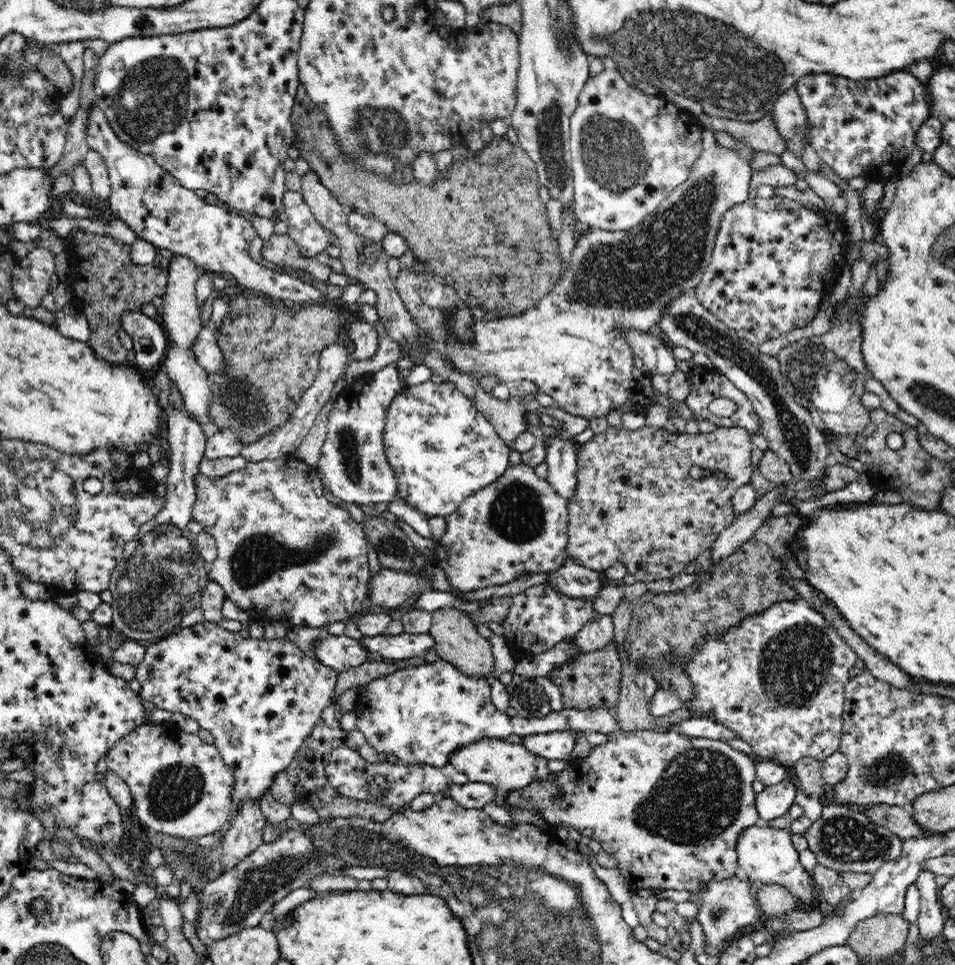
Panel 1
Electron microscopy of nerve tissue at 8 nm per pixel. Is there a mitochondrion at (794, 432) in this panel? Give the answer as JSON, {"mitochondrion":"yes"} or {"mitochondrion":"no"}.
{"mitochondrion":"yes"}

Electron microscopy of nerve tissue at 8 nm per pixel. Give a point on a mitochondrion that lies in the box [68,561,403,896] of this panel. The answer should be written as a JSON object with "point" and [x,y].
{"point":[177,788]}

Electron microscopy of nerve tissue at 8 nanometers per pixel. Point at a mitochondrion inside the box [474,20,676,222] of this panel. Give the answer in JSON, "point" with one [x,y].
{"point":[610,151]}

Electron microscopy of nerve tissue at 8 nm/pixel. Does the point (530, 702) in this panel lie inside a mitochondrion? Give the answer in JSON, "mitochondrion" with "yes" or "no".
{"mitochondrion":"yes"}

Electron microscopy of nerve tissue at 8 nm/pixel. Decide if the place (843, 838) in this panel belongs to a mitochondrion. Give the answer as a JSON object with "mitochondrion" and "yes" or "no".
{"mitochondrion":"yes"}

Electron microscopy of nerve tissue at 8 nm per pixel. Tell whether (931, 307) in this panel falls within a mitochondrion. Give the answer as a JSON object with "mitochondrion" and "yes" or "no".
{"mitochondrion":"no"}

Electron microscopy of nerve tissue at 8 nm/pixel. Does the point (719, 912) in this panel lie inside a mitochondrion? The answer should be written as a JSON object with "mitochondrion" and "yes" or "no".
{"mitochondrion":"yes"}

